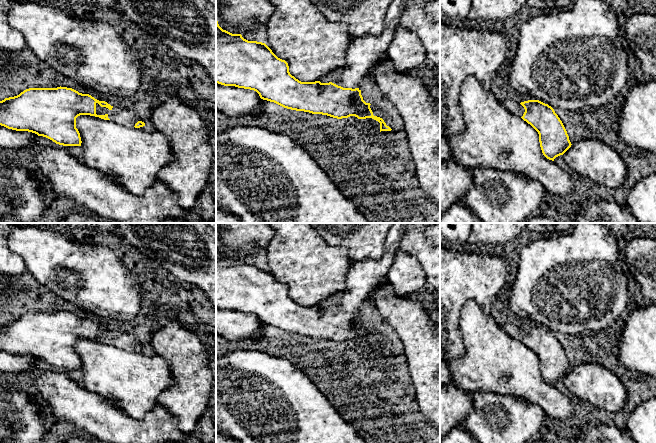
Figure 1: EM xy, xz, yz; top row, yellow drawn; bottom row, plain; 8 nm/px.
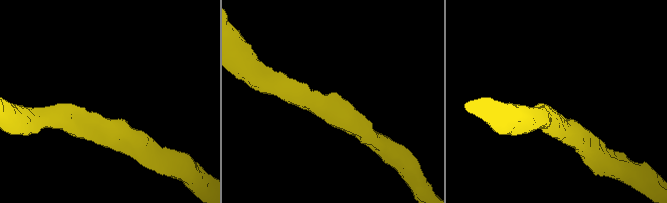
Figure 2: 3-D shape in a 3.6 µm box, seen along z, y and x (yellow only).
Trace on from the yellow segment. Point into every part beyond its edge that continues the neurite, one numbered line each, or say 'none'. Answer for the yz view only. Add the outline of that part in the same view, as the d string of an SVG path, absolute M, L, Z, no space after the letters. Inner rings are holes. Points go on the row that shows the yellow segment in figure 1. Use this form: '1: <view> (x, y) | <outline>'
1: yz (514, 107) | M510 98L504 99L501 103L511 113L513 113L519 117L522 117L525 112L524 107L519 102L516 102Z

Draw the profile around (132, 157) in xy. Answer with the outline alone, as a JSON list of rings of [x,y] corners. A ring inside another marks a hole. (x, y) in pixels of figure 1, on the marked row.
[[[80,115],[76,118],[76,128],[82,141],[83,162],[137,196],[144,195],[158,181],[160,169],[174,159],[169,140],[147,125],[135,128],[113,120]]]

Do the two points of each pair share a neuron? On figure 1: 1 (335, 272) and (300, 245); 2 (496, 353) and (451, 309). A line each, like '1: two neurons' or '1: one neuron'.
1: one neuron
2: two neurons

